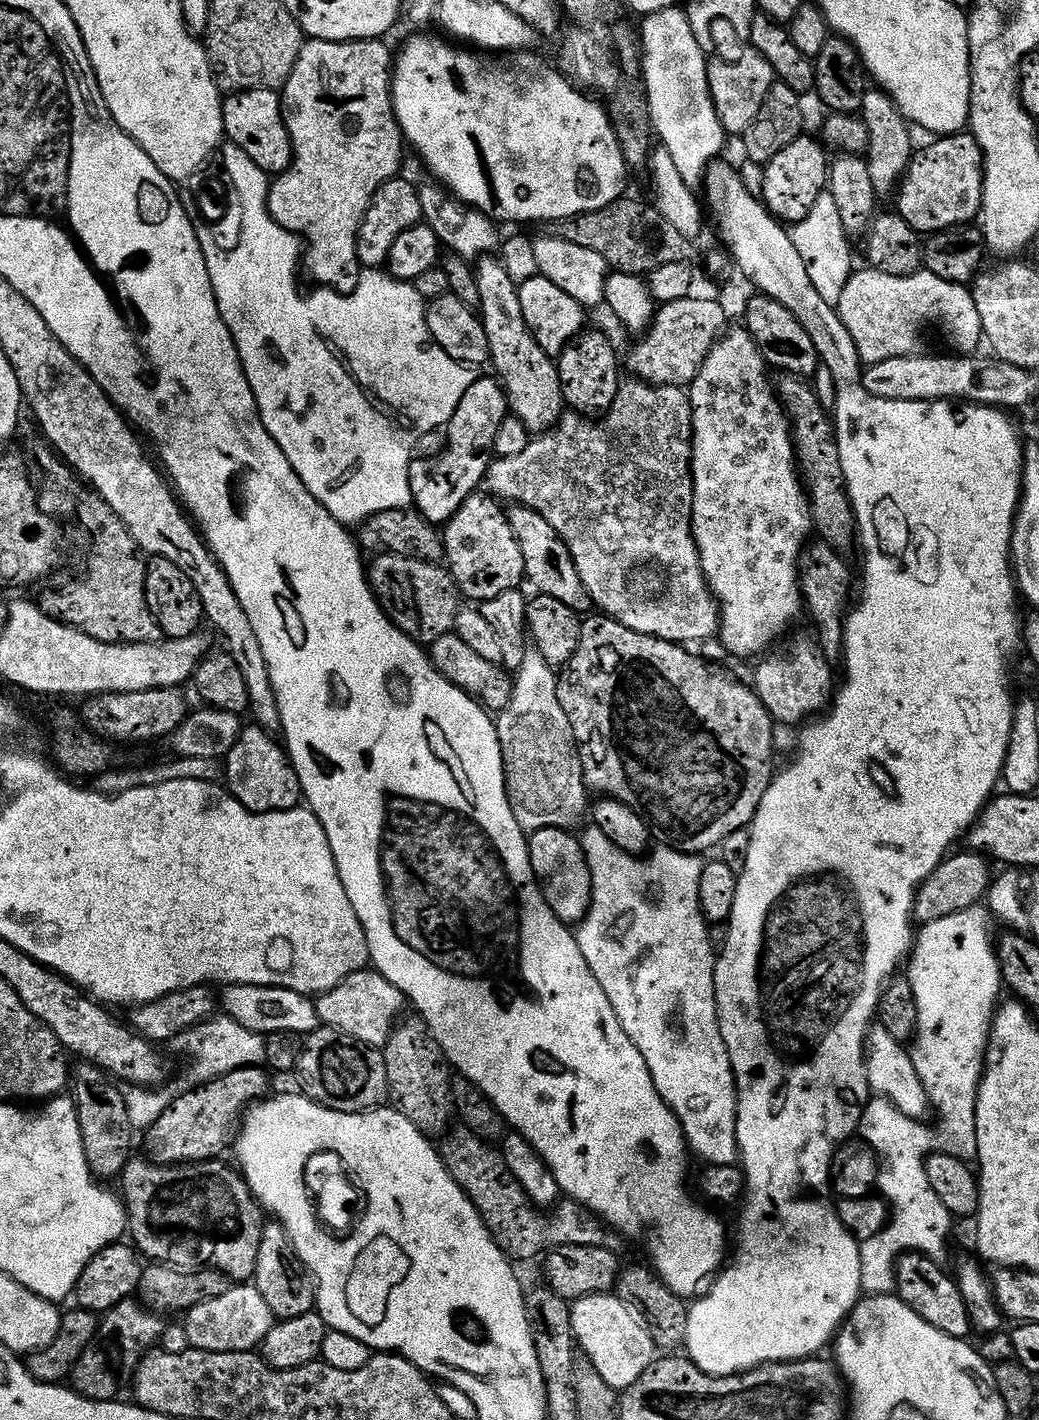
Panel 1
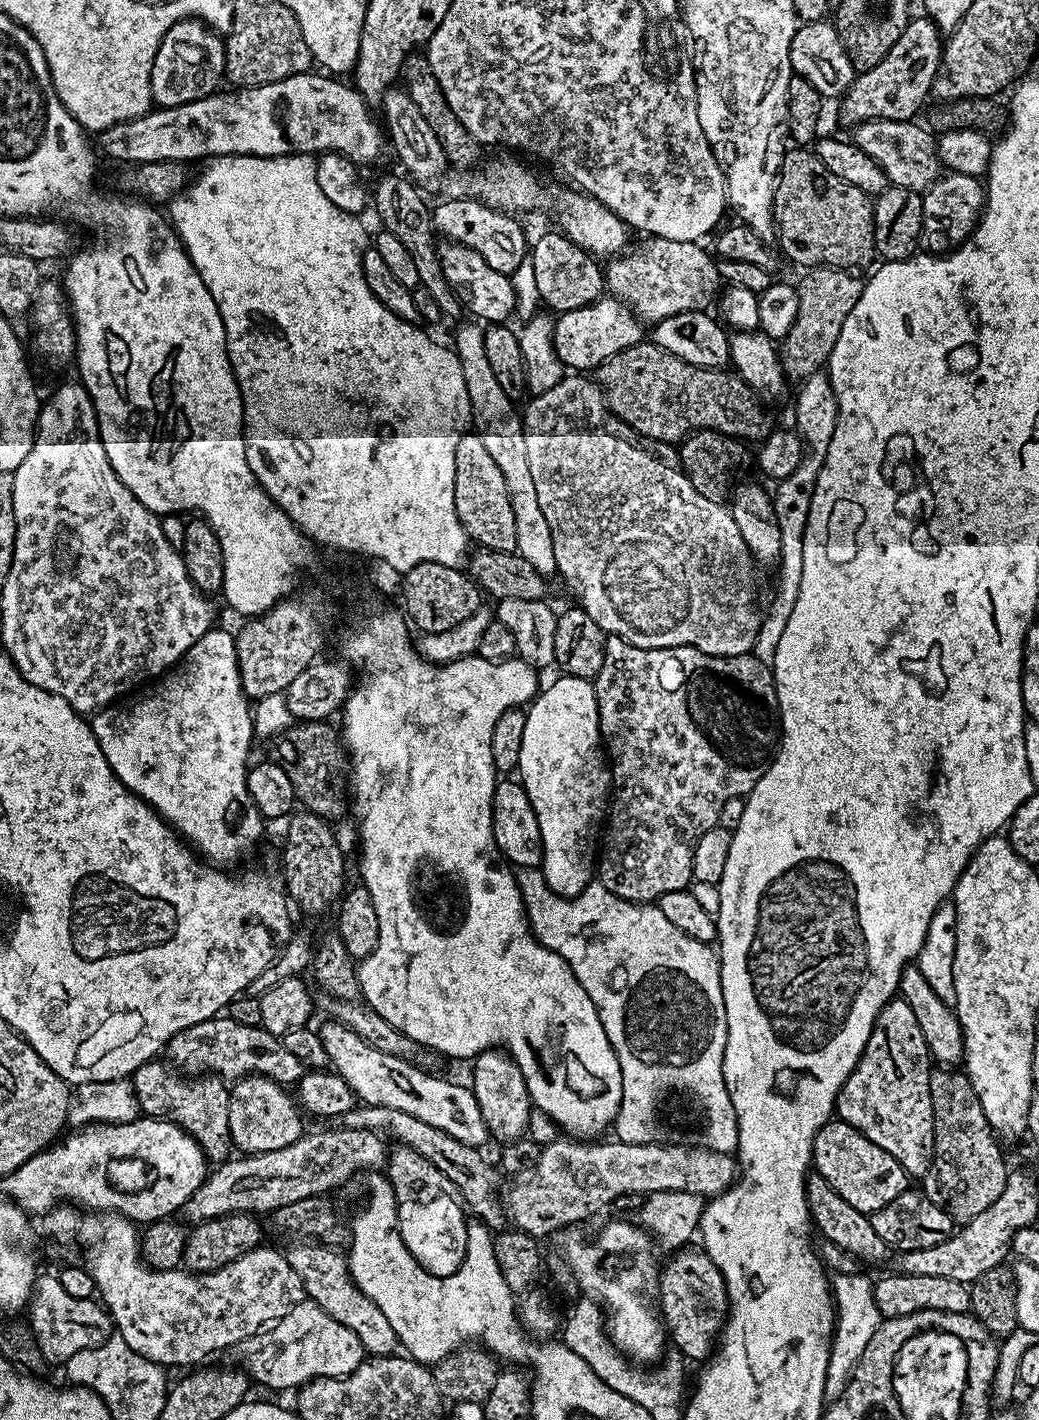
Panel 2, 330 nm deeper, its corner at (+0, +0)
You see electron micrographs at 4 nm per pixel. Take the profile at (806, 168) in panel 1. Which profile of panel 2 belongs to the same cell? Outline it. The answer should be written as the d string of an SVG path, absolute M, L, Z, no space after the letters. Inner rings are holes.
M927 15L909 19L906 30L890 46L890 54L878 62L878 66L870 66L870 70L861 72L854 77L851 86L844 93L840 104L840 120L847 126L865 124L868 120L912 120L915 112L924 104L924 99L929 99L932 83L936 77L936 67L940 65L940 54L942 51L942 33Z

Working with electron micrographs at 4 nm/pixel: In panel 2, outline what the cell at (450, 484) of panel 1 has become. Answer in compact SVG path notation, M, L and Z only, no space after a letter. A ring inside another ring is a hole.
M601 298L578 310L559 313L555 321L553 346L565 369L595 370L605 364L611 356L641 343L641 321L629 308L615 298Z

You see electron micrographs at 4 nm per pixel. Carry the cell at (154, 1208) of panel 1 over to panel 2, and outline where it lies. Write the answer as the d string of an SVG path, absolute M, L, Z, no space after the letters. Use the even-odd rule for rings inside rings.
M153 1058L138 1066L130 1079L136 1101L145 1117L171 1120L183 1132L196 1139L209 1161L223 1162L233 1155L228 1097L230 1088L221 1077L201 1074L195 1078L185 1078L171 1063Z

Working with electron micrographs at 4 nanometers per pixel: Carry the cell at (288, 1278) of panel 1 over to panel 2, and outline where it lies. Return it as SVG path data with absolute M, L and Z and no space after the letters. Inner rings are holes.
M242 1076L231 1085L228 1097L232 1143L241 1153L255 1154L282 1150L282 1146L290 1146L290 1142L298 1142L298 1138L306 1131L305 1117L297 1101L290 1095L289 1089L270 1078Z

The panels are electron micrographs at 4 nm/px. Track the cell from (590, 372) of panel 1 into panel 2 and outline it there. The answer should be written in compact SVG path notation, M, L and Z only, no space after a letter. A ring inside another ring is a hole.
M559 230L544 232L530 244L530 257L534 266L535 285L540 295L540 304L553 313L569 312L593 304L605 295L605 269L598 265L597 257L582 250Z

